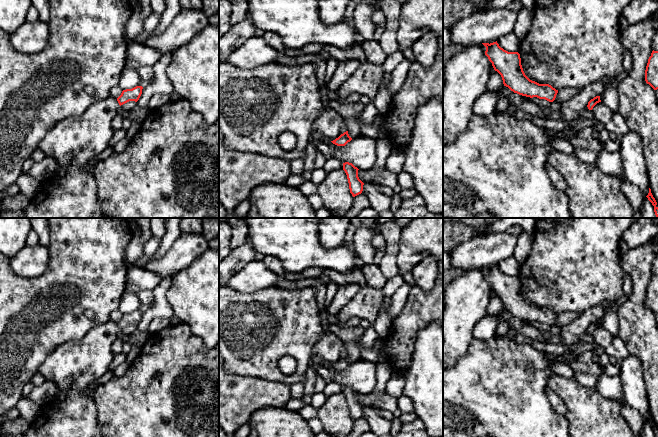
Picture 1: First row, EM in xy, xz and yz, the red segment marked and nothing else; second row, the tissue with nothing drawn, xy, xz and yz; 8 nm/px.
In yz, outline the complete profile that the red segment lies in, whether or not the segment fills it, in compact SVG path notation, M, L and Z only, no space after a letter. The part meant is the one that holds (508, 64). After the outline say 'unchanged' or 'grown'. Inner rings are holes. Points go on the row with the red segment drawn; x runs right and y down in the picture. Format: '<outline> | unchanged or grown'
M497 41L482 44L486 47L485 55L492 63L494 70L501 75L504 86L522 96L537 97L549 102L555 100L558 90L549 84L532 81L525 75L518 52L504 50Z | unchanged

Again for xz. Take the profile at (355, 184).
M343 163L343 170L345 171L349 183L350 193L353 197L359 195L363 191L364 183L358 177L358 168L352 163Z | unchanged

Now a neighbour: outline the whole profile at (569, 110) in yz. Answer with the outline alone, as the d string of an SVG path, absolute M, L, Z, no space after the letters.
M600 81L590 83L568 101L559 106L560 120L571 121L581 116L585 109L588 109L588 102L596 96L600 96L605 86Z

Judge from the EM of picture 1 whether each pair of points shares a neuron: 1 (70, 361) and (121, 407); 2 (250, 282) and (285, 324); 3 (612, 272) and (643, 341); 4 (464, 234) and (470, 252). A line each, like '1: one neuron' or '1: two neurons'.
1: two neurons
2: two neurons
3: two neurons
4: two neurons

